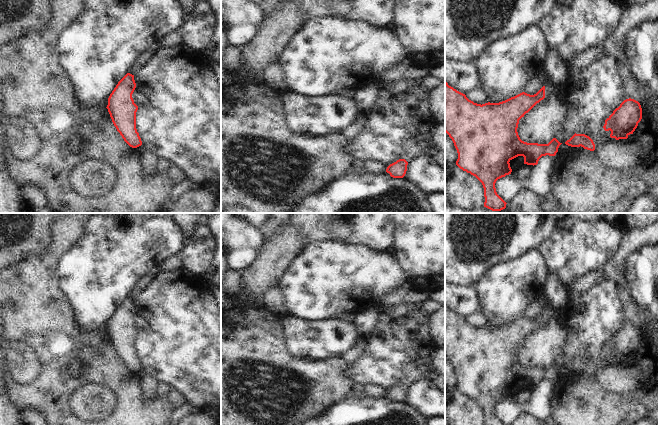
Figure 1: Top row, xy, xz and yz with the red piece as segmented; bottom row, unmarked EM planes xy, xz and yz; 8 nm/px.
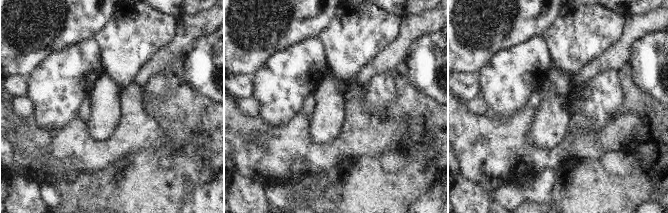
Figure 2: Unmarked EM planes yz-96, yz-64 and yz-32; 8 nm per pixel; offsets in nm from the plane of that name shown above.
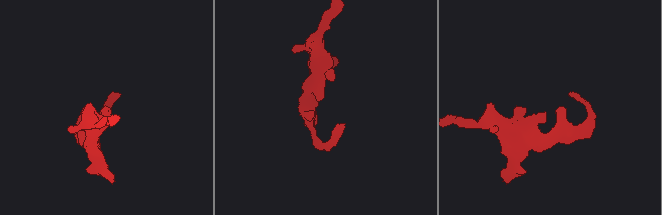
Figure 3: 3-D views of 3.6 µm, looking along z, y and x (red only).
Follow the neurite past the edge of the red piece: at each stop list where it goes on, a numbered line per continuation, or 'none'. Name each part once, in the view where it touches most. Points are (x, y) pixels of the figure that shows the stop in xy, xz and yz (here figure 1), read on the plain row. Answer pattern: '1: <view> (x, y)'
none.

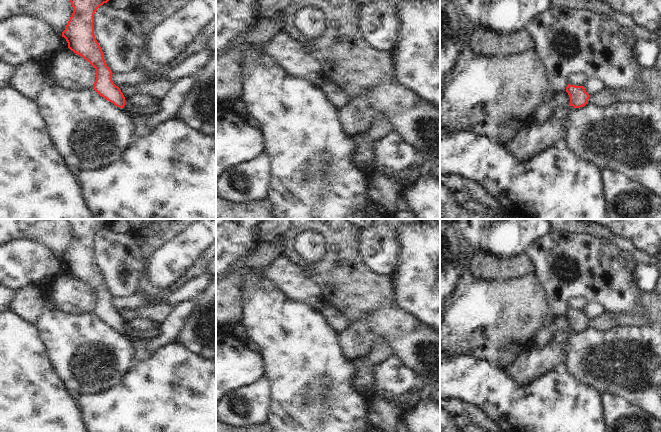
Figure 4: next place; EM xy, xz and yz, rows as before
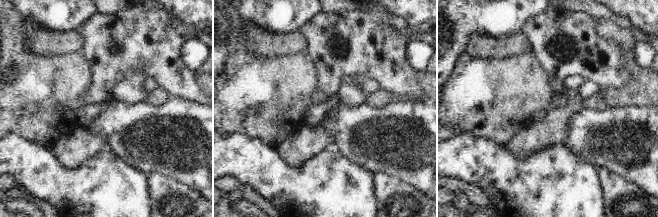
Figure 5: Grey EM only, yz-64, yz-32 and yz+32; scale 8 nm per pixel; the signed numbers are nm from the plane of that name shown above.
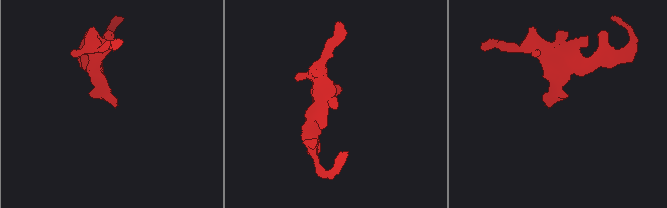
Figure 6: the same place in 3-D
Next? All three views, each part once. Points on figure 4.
1: yz (535, 362).

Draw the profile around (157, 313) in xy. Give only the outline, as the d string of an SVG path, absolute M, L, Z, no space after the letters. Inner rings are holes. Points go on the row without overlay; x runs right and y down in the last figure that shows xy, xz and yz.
M157 302L156 304L140 307L136 310L123 310L119 312L125 324L132 321L134 318L145 318L158 325L168 317L172 308L173 307L167 303Z

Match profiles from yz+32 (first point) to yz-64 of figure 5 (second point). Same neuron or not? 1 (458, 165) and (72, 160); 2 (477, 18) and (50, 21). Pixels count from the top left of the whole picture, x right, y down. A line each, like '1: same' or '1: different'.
1: different
2: same

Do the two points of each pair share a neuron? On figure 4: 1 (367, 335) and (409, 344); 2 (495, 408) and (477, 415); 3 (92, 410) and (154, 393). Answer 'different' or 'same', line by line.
1: same
2: different
3: same

